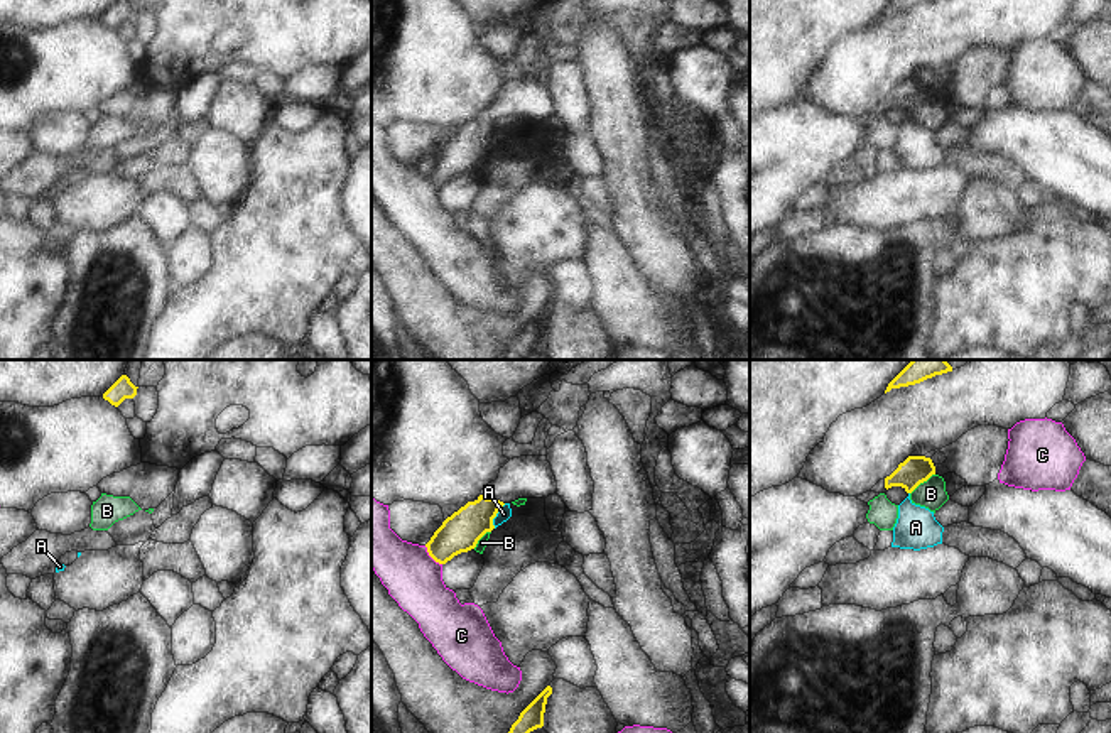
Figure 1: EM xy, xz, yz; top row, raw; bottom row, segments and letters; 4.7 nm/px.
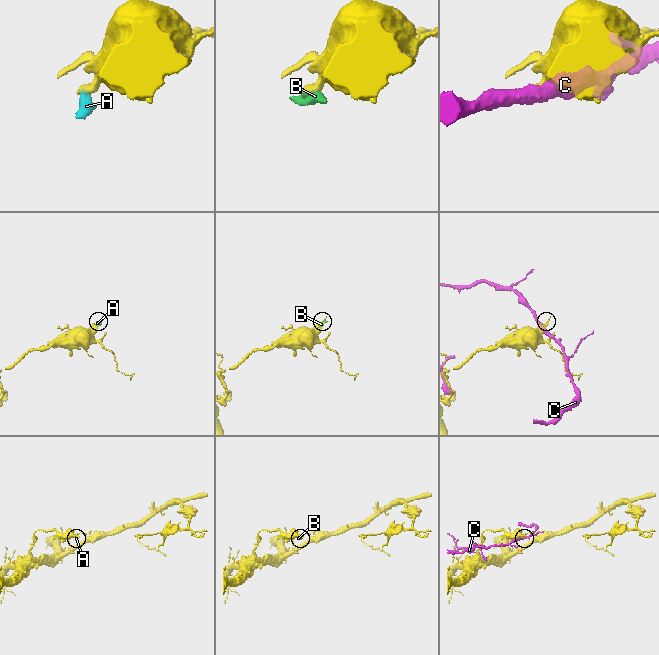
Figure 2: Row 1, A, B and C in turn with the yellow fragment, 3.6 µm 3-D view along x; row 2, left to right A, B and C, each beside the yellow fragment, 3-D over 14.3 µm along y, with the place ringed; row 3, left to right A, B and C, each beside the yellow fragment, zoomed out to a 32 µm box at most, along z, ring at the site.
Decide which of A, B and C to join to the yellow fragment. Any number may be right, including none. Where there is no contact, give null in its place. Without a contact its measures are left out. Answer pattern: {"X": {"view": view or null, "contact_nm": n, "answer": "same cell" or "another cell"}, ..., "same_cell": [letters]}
{"A": {"view": "xz", "contact_nm": 130, "answer": "another cell"}, "B": {"view": "yz", "contact_nm": 160, "answer": "another cell"}, "C": {"view": "xz", "contact_nm": 130, "answer": "another cell"}, "same_cell": []}

